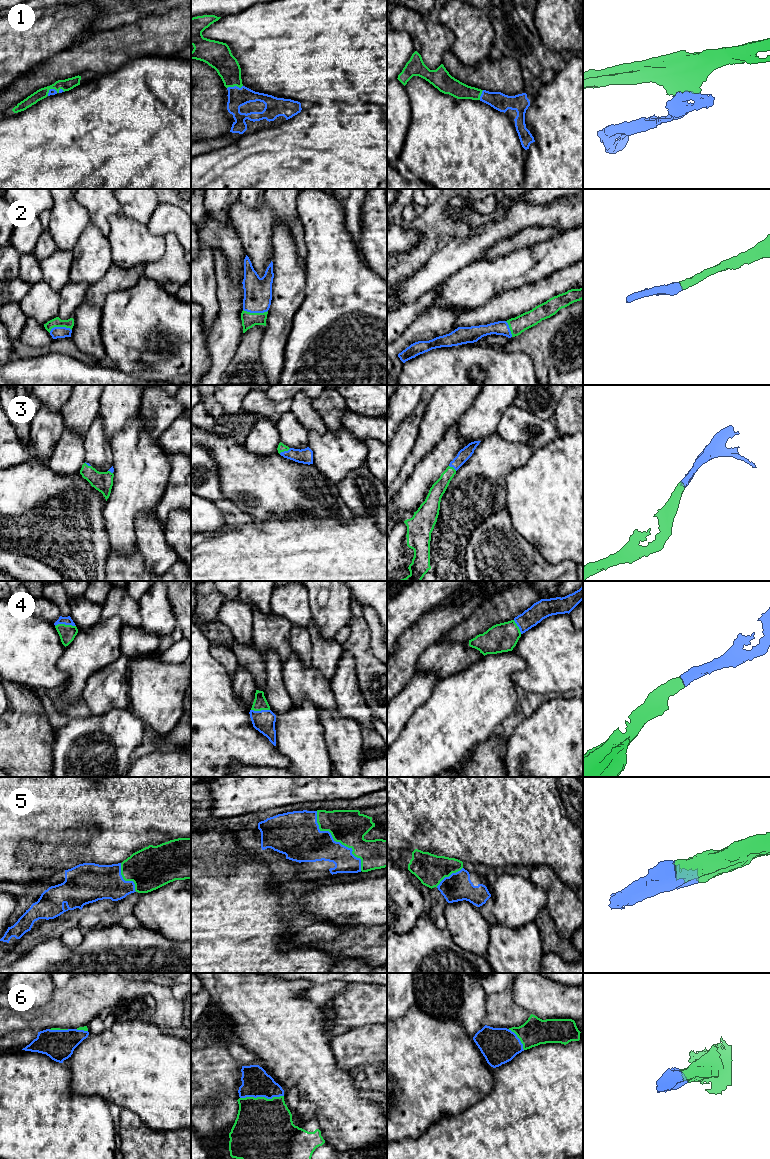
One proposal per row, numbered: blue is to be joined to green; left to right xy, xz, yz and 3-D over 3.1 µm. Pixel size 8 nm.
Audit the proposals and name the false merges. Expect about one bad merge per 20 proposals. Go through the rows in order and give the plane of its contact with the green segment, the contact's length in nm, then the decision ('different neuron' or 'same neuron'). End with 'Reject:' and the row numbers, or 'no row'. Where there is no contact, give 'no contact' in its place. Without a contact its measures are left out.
1: xz | 130 nm | same neuron
2: xz | 200 nm | same neuron
3: xz | 100 nm | same neuron
4: xy | 170 nm | same neuron
5: xz | 600 nm | same neuron
6: xz | 360 nm | same neuron
Reject: no row

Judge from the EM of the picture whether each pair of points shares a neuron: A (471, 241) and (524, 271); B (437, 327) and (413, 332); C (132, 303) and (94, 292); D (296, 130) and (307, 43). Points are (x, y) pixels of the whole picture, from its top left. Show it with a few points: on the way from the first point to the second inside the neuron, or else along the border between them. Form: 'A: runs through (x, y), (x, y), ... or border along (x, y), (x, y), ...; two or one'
A: border along (479, 259), (458, 270); two
B: runs through (431, 327), (419, 330); one
C: border along (129, 287), (123, 290), (112, 291), (101, 307); two
D: border along (300, 102), (307, 101), (314, 104), (323, 104); two

